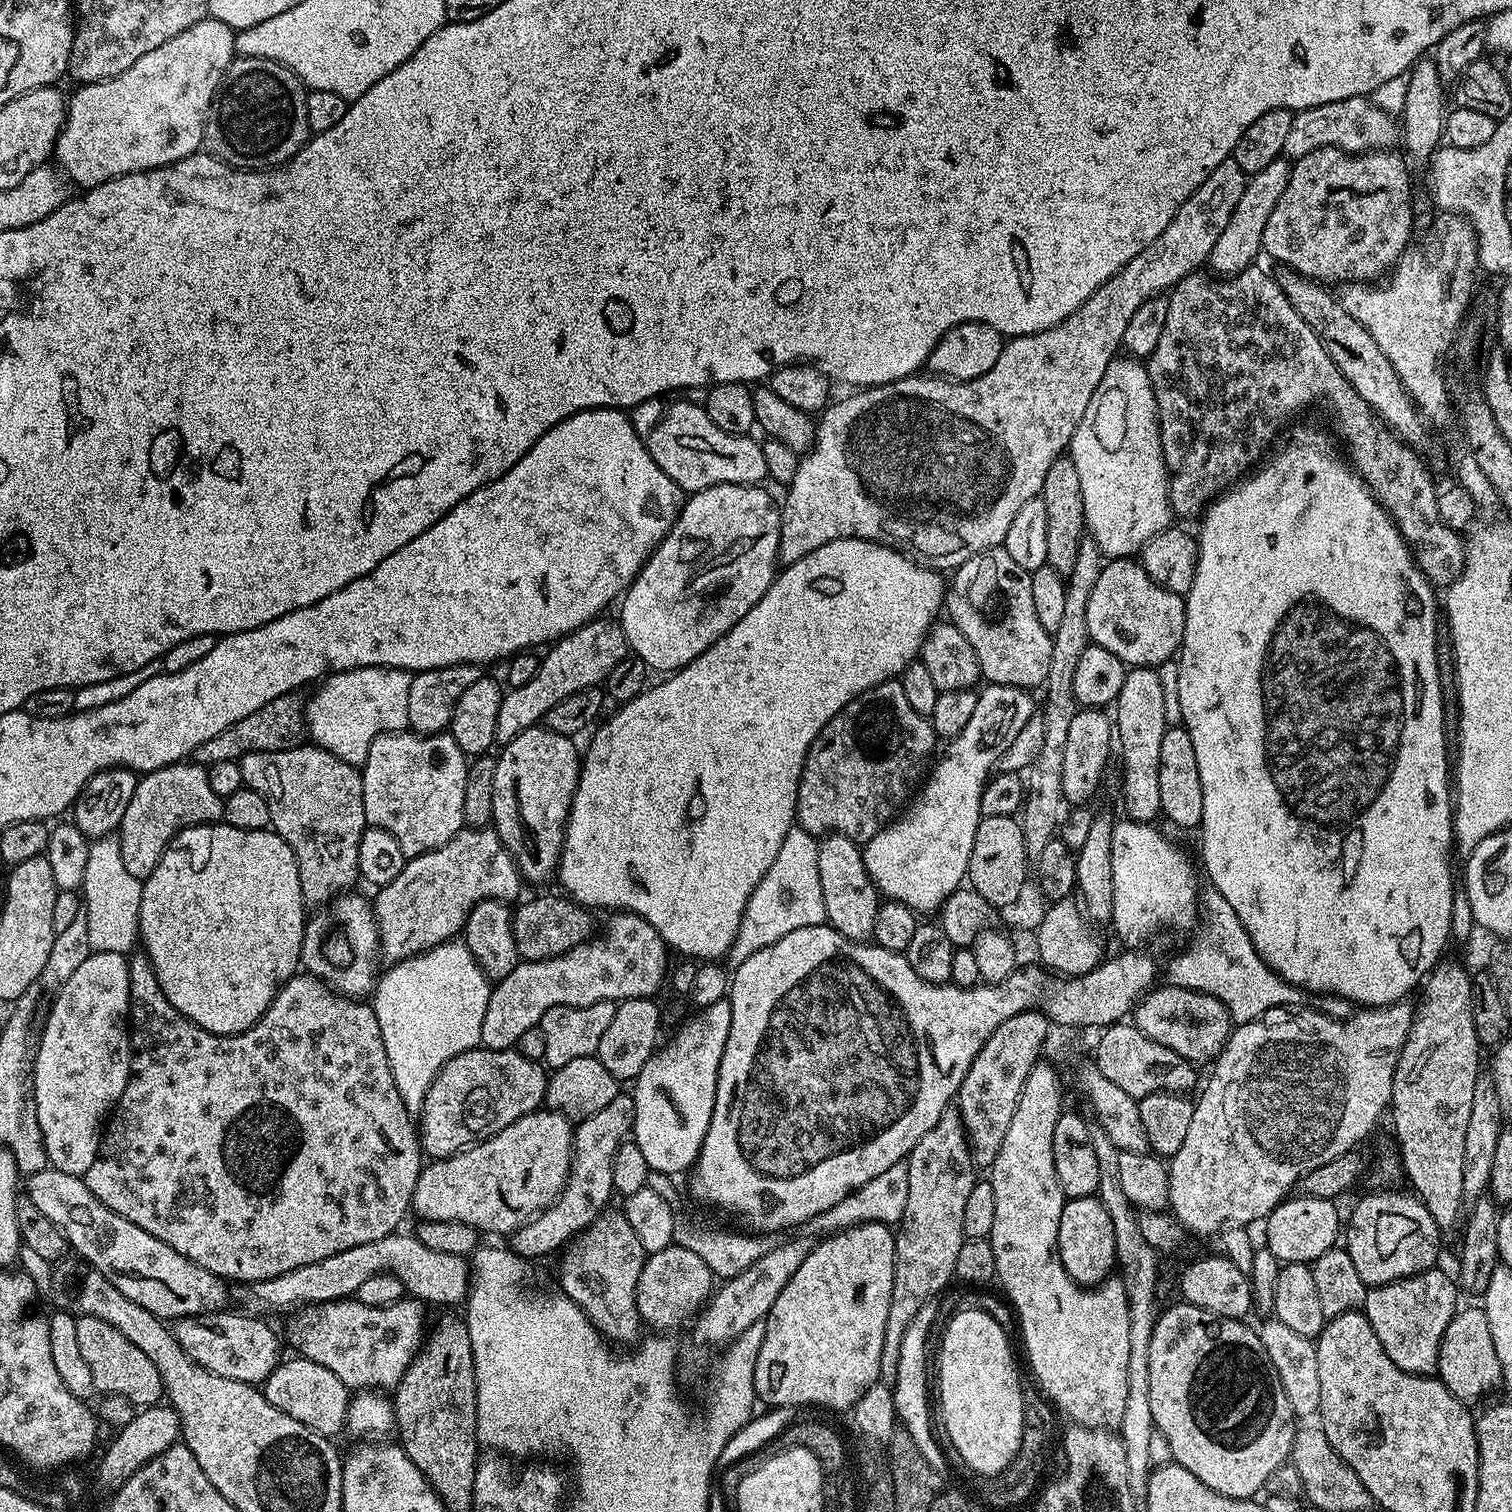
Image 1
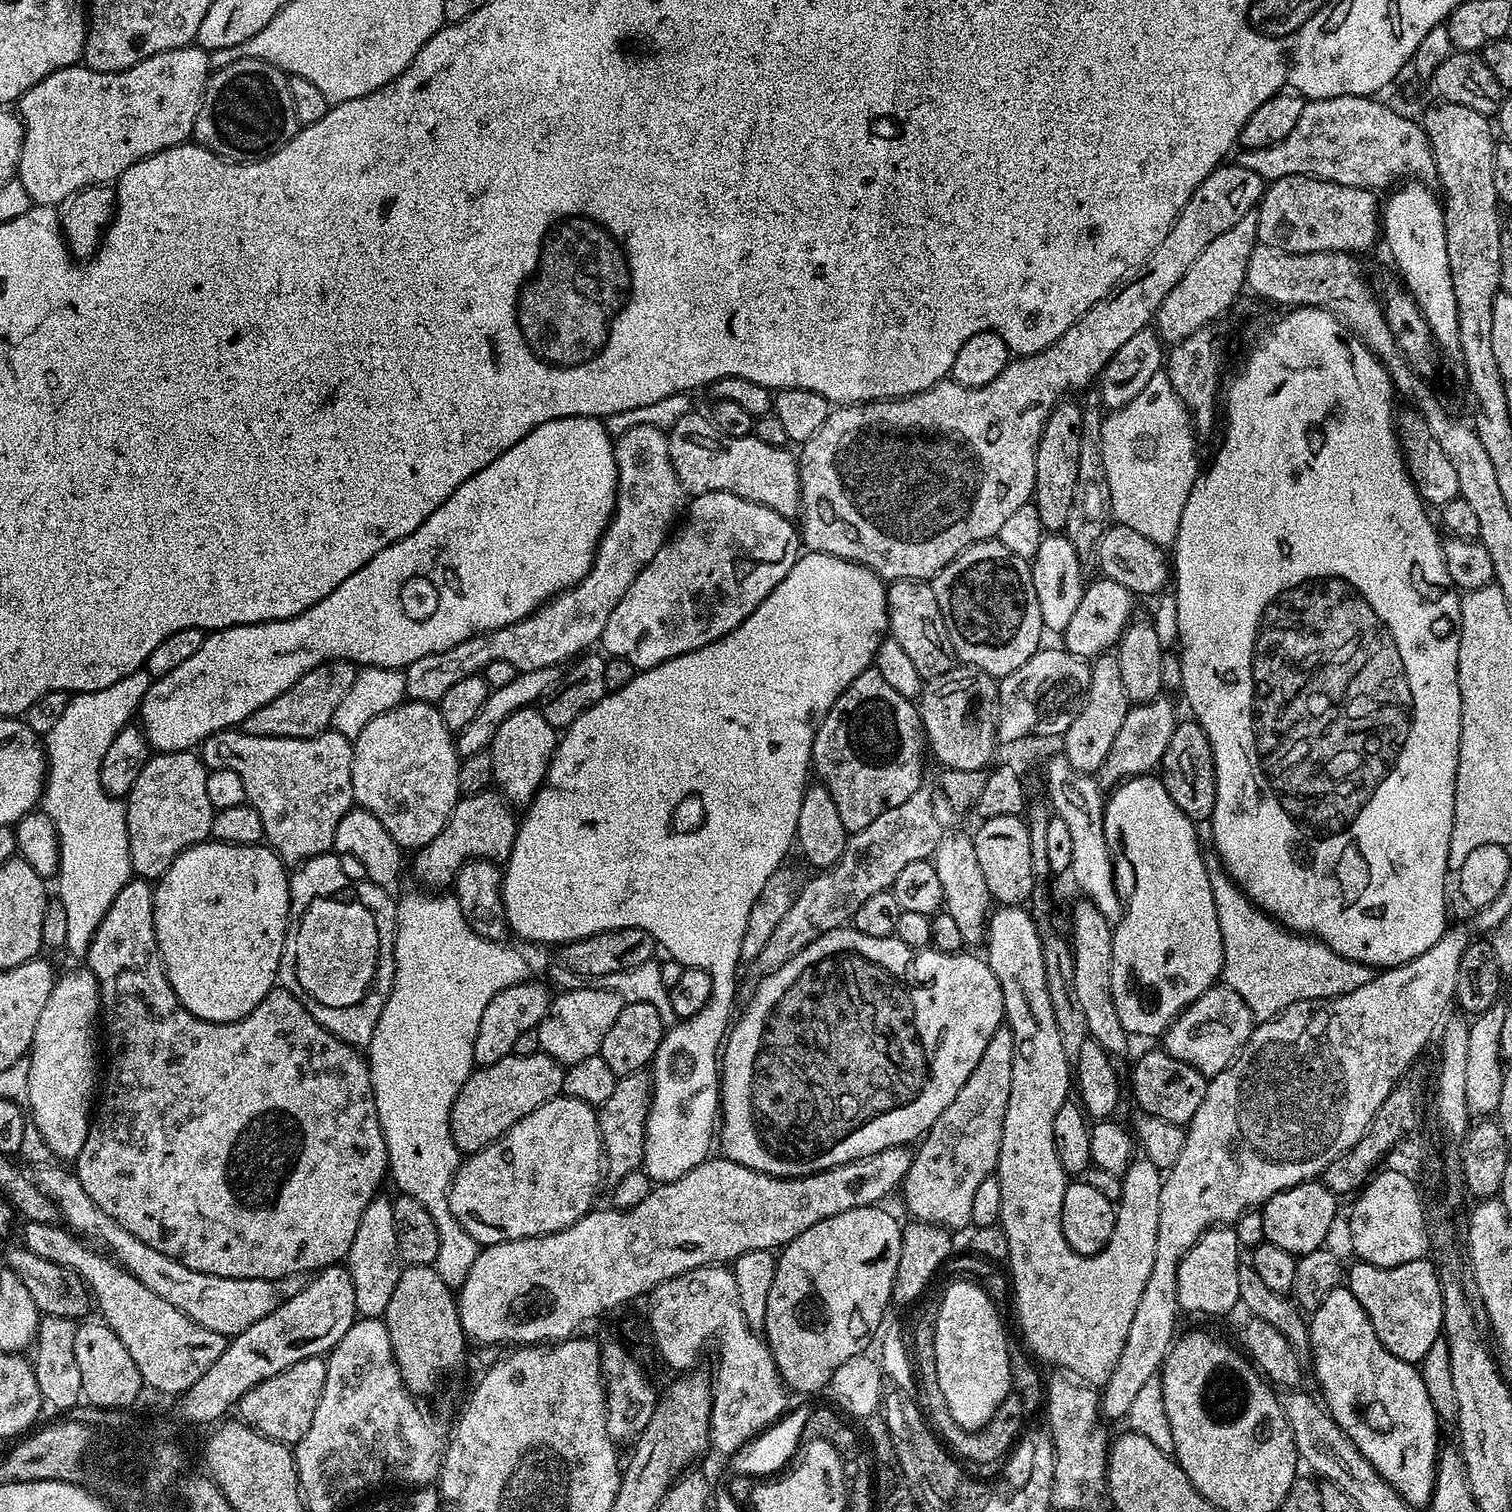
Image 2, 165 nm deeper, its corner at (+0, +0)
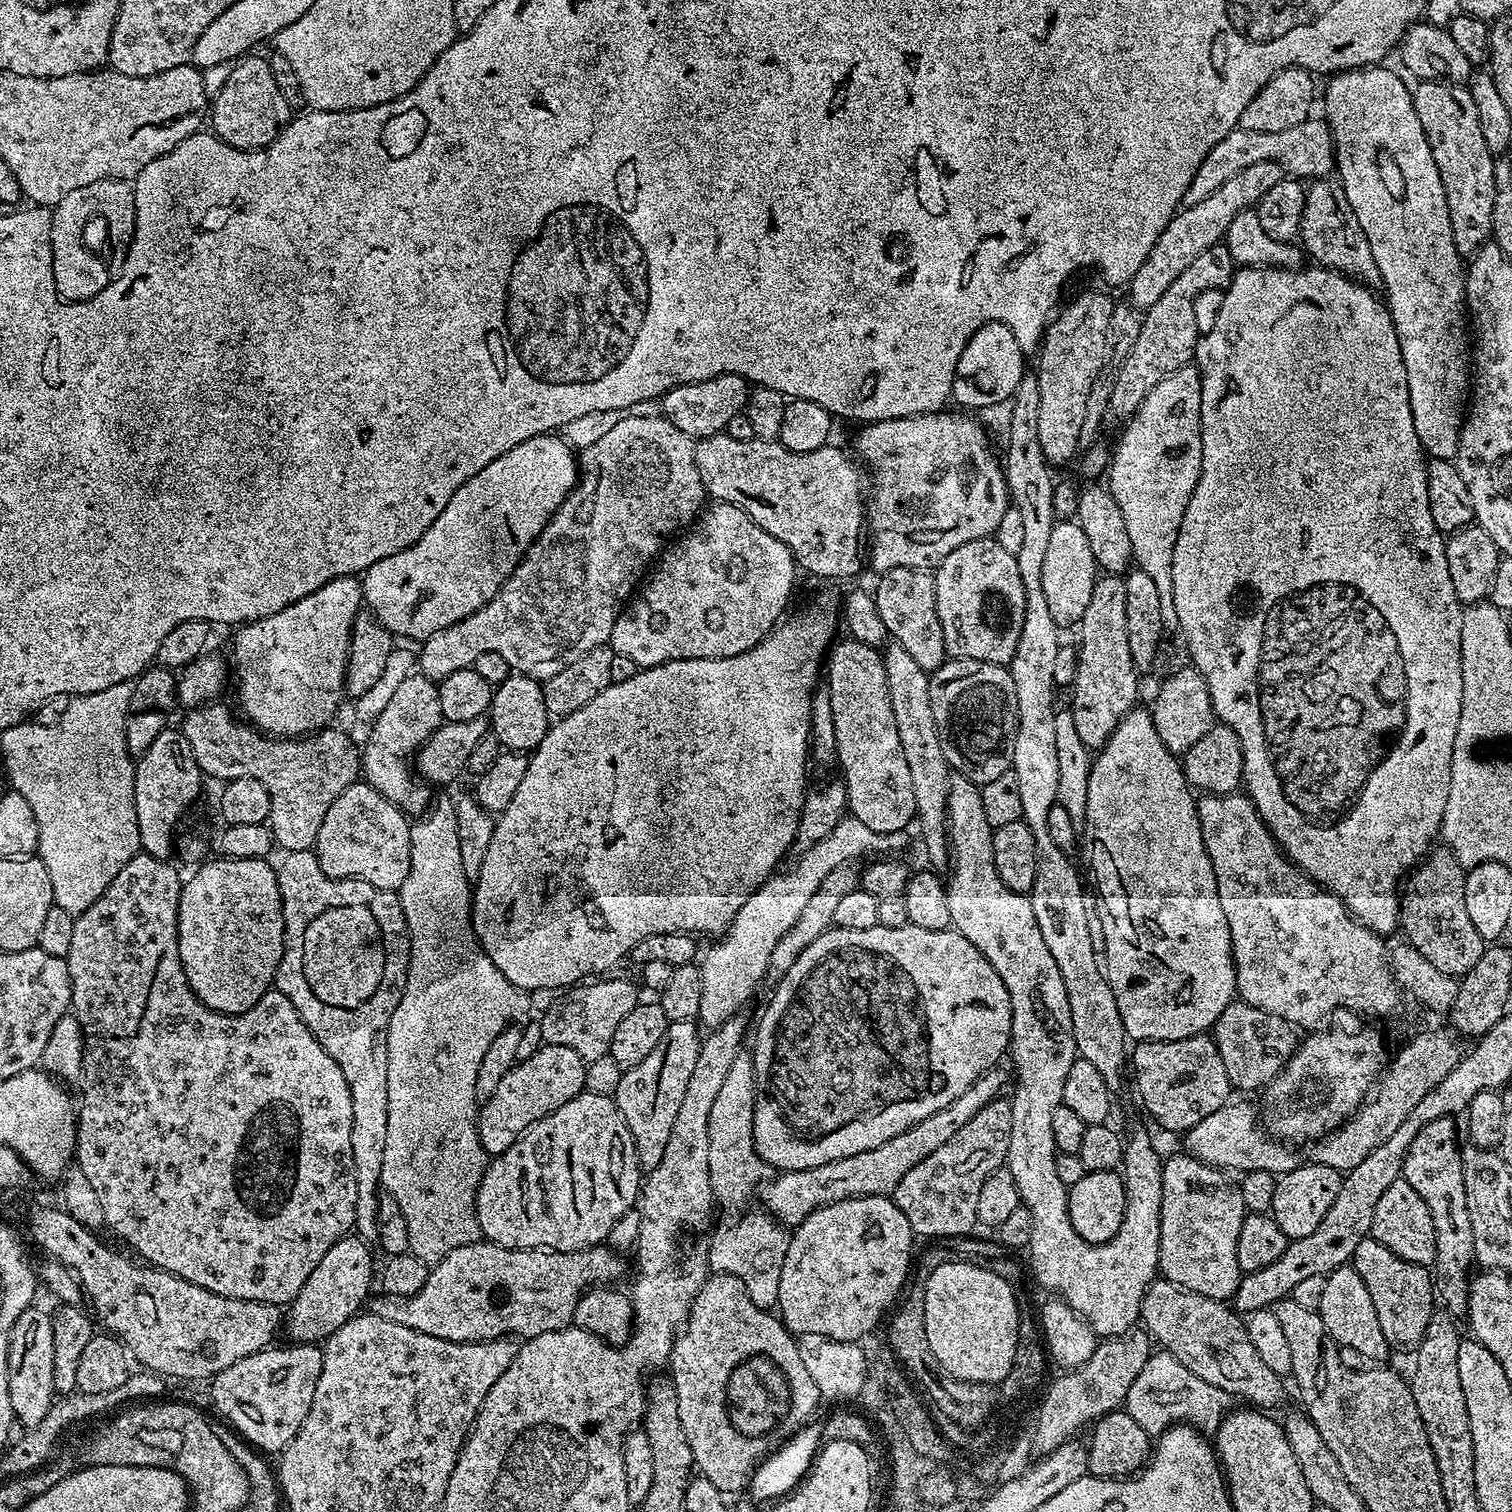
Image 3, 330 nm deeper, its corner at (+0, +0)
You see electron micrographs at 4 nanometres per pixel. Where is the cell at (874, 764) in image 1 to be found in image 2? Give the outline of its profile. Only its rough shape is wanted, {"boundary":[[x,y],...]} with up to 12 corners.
{"boundary":[[875,667],[836,700],[811,771],[850,834],[922,785],[917,705]]}

